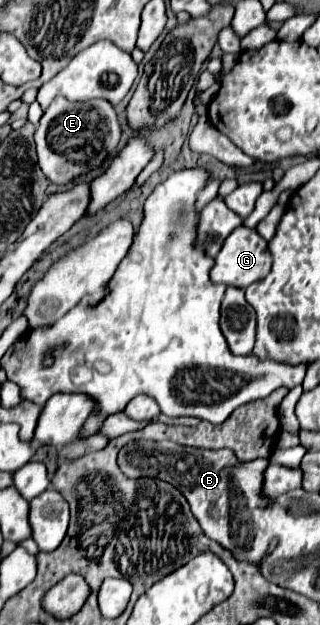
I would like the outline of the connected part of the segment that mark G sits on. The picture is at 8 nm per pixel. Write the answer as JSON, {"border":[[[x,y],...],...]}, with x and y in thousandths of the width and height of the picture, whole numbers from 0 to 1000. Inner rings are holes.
{"border":[[[747,362],[728,368],[728,374],[703,384],[691,403],[672,413],[672,426],[659,432],[659,448],[678,454],[709,454],[709,458],[741,458],[741,461],[772,461],[778,454],[828,445],[847,432],[847,406],[834,400],[834,384],[809,378],[797,365]]]}

